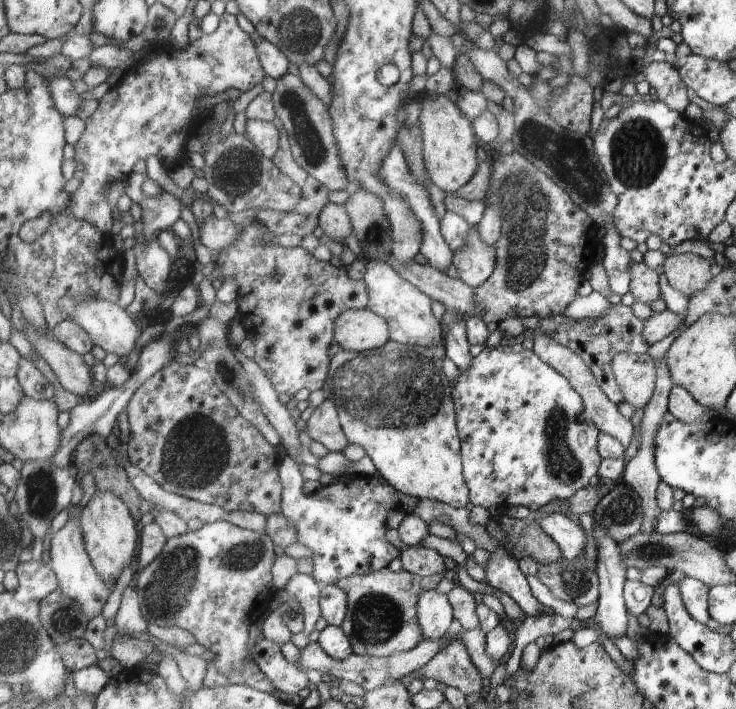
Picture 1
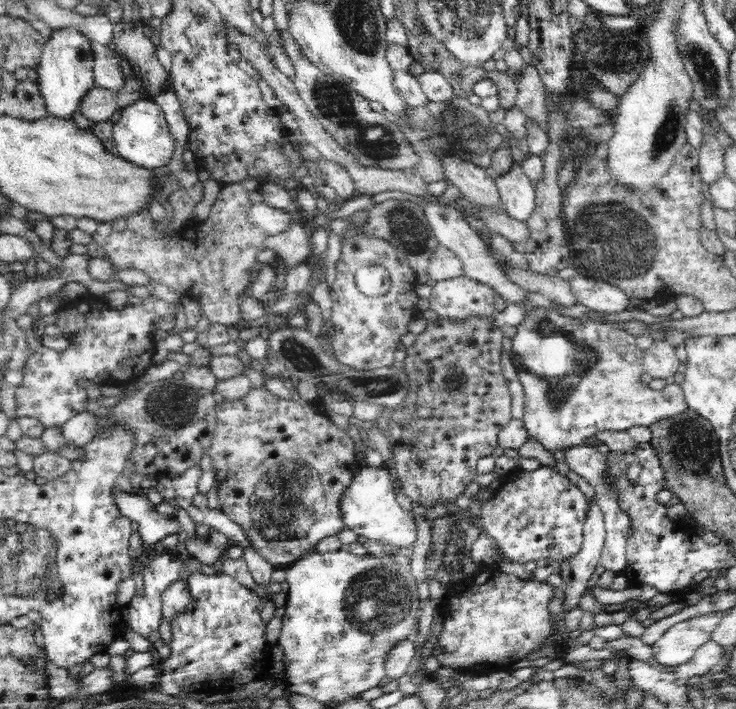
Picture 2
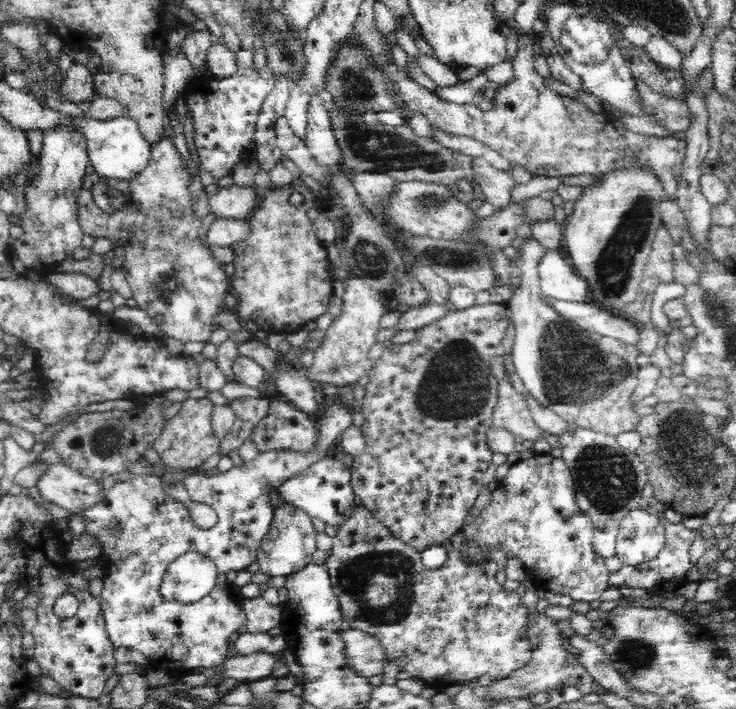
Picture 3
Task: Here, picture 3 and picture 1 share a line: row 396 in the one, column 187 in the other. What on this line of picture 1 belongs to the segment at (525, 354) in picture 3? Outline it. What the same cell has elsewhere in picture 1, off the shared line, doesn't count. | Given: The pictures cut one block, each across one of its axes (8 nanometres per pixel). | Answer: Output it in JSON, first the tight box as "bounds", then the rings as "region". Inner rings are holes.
{"bounds":[133,521,276,692],"region":[[[214,521],[197,531],[188,531],[164,543],[162,552],[140,572],[134,575],[133,585],[140,596],[141,608],[148,623],[161,627],[179,626],[190,632],[195,642],[214,652],[215,658],[207,662],[203,686],[214,688],[226,685],[246,685],[262,692],[276,689],[270,679],[258,670],[250,654],[250,624],[262,622],[269,614],[270,590],[275,561],[273,539],[264,532],[243,529],[226,521]]]}

